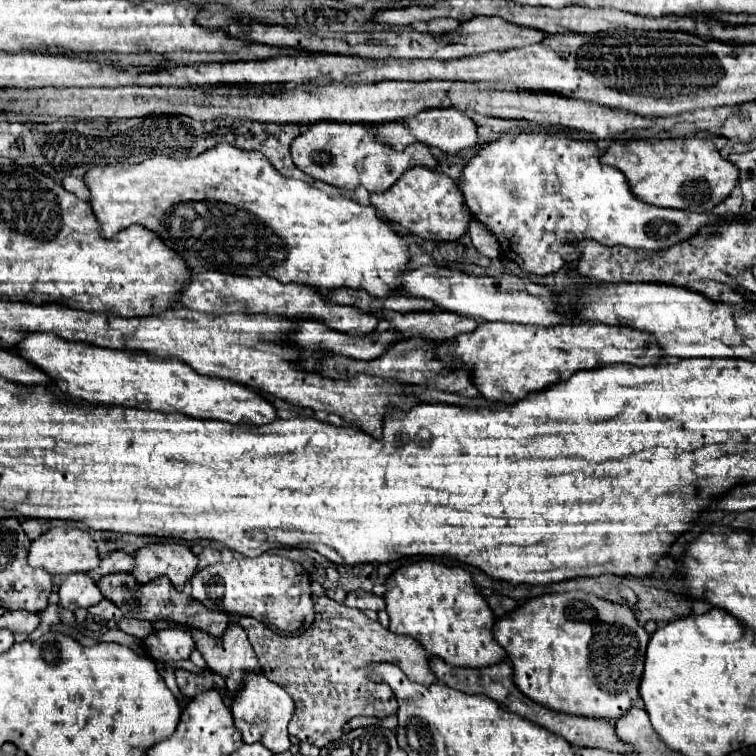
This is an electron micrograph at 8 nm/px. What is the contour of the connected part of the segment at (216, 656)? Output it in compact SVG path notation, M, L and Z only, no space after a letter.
M231 624L221 640L213 640L201 630L193 630L191 634L207 668L225 680L225 686L233 696L239 694L247 672L261 672L253 646L241 626Z

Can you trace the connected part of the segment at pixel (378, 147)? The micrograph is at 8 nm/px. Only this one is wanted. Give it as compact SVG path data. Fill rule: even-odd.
M317 122L311 124L301 136L295 138L291 146L293 162L299 170L309 174L313 180L327 182L337 188L355 190L363 186L369 192L383 192L397 178L413 168L413 166L427 166L437 170L437 160L429 146L413 144L405 150L393 150L393 146L381 142L377 134L367 124L337 124L337 122Z

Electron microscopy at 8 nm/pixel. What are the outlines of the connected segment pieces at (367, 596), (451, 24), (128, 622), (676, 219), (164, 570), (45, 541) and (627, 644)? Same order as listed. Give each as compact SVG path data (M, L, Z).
M349 592L347 594L347 600L345 600L345 606L351 606L351 608L357 608L357 610L385 610L385 602L381 596L375 596L371 592Z
M437 18L437 20L427 22L427 30L431 34L447 34L447 32L455 32L457 28L459 28L459 22L451 18Z
M123 618L119 624L117 624L123 632L135 636L135 638L141 638L145 640L149 634L155 632L153 624L151 622L145 622L145 620L135 620L135 618Z
M517 134L517 136L505 136L505 138L499 138L495 142L489 142L483 150L479 150L479 154L465 166L463 174L461 174L461 180L459 180L459 188L463 190L465 194L465 202L473 214L473 218L477 218L479 222L483 222L495 236L497 240L501 242L501 254L505 254L509 260L517 262L519 268L523 272L529 272L529 274L551 274L551 272L557 272L565 262L573 262L577 260L577 248L573 246L573 242L579 242L579 240L595 240L603 246L627 246L627 248L643 248L643 250L665 250L673 244L681 244L693 236L697 236L701 230L705 228L717 228L721 226L723 222L737 222L741 220L741 216L737 214L713 214L713 212L687 212L687 210L677 210L677 208L657 208L657 206L651 206L643 200L639 200L633 192L631 192L631 186L625 178L625 174L613 166L603 166L599 164L599 148L595 142L577 142L577 140L571 140L571 138L565 138L565 136L551 136L551 134L545 134L545 136L525 136L525 134Z
M147 544L135 554L133 576L145 584L159 576L167 576L177 590L183 590L185 582L195 574L197 556L183 544Z
M65 526L65 528L51 528L45 534L41 534L37 540L33 540L29 548L29 566L33 568L43 568L49 574L73 574L73 572L89 572L99 566L99 556L97 556L97 544L89 536L89 532L75 528L75 526Z
M579 590L545 594L499 618L493 636L513 662L517 688L549 710L617 720L639 698L649 634L629 606Z

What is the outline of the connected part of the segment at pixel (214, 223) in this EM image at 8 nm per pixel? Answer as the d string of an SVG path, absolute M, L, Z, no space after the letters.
M227 142L223 144L217 144L209 150L205 150L203 154L195 156L195 158L171 158L171 156L163 156L163 154L157 154L149 160L143 160L139 164L107 164L107 166L91 166L87 172L85 172L85 184L91 192L91 208L93 208L93 214L101 226L101 236L103 238L113 238L119 230L131 226L131 224L139 224L147 230L151 230L153 234L157 236L163 236L163 242L173 250L177 252L179 256L185 258L187 266L191 272L207 272L207 270L219 270L219 272L229 272L229 274L245 274L245 276L271 276L283 284L289 284L289 282L295 282L295 284L307 284L307 286L315 286L319 290L335 290L335 288L353 288L353 290L365 290L369 292L371 296L379 296L379 298L385 298L389 296L395 286L399 284L397 282L397 274L407 270L407 260L409 260L409 252L407 252L407 244L401 236L397 236L385 222L383 218L379 218L377 210L373 206L359 206L357 202L353 202L351 198L347 196L341 196L341 194L325 194L323 190L317 190L315 186L307 184L307 182L301 182L301 180L293 180L293 178L285 178L281 176L269 162L267 158L261 154L261 152L255 152L255 150L241 150L241 148L235 148Z

